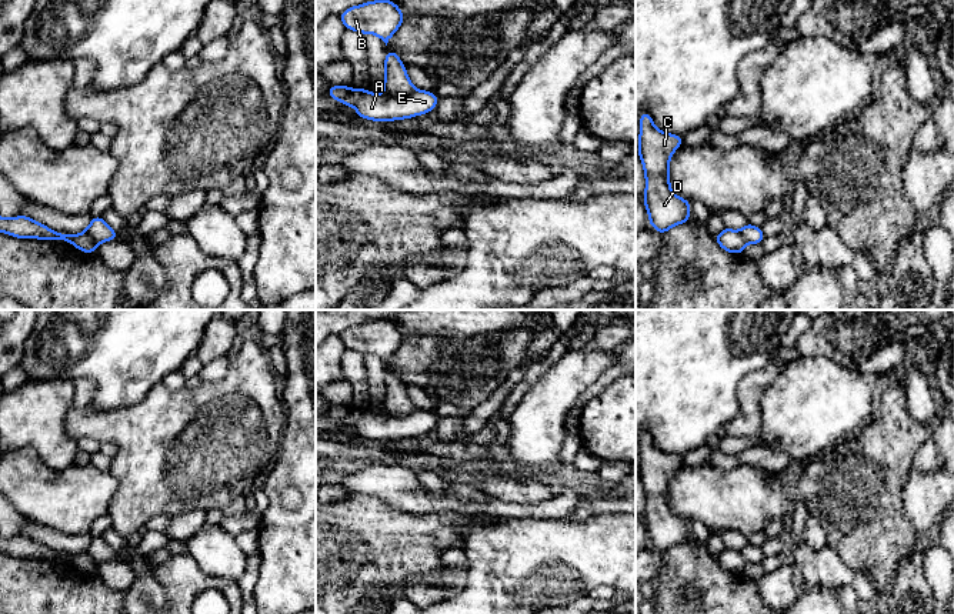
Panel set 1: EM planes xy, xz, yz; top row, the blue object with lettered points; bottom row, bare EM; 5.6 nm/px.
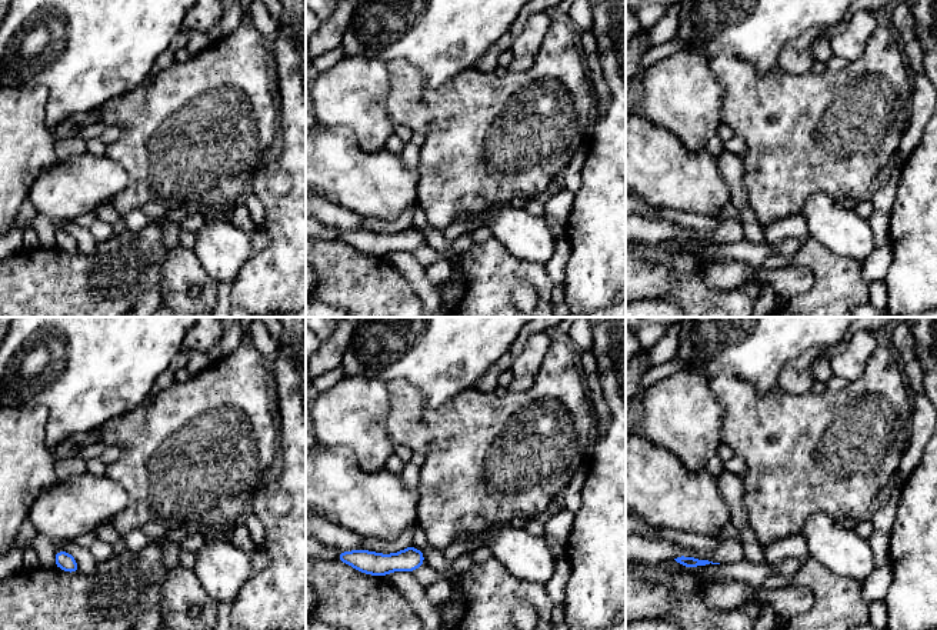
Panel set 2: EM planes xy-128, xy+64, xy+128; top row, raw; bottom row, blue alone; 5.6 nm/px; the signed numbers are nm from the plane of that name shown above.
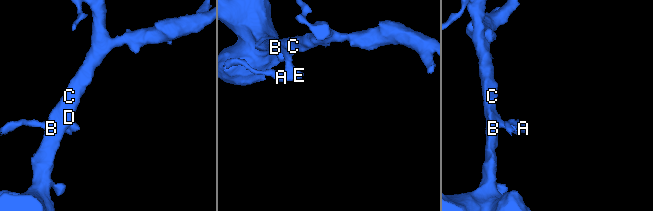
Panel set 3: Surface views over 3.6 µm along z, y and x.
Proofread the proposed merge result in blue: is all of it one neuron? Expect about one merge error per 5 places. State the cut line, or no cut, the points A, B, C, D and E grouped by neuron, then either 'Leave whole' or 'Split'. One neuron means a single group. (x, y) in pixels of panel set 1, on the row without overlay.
No split. Groups: A B C D E. Leave whole

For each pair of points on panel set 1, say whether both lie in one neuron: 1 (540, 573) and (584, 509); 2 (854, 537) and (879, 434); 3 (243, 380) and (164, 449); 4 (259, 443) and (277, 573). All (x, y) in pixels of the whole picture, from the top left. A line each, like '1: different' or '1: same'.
1: different
2: same
3: same
4: different

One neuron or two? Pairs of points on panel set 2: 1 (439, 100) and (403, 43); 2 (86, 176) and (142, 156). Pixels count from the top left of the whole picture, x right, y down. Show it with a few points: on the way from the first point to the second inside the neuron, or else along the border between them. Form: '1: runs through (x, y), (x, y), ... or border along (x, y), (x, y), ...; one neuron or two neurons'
1: border along (390, 60), (412, 63), (427, 87), (454, 77); two neurons
2: border along (106, 153), (127, 177), (114, 197); two neurons

